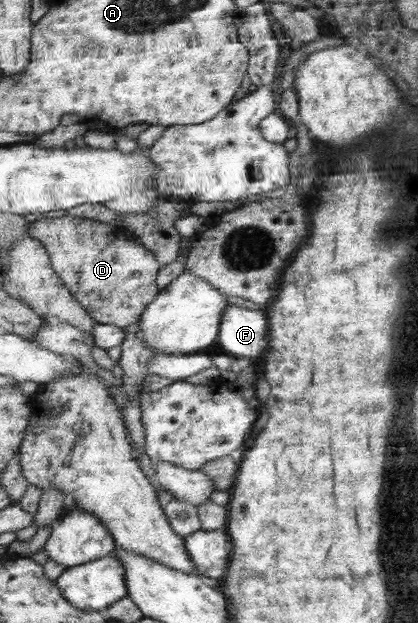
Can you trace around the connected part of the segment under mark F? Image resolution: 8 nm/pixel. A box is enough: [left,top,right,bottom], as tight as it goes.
[218,304,269,361]

